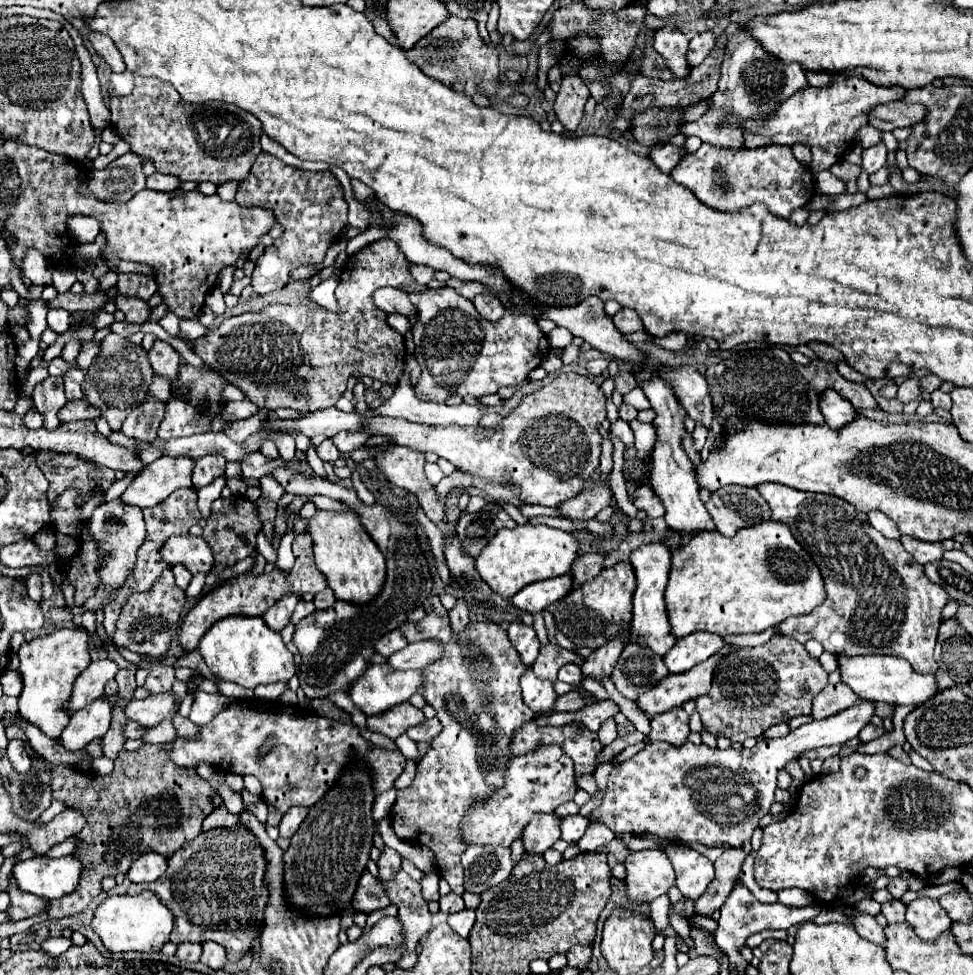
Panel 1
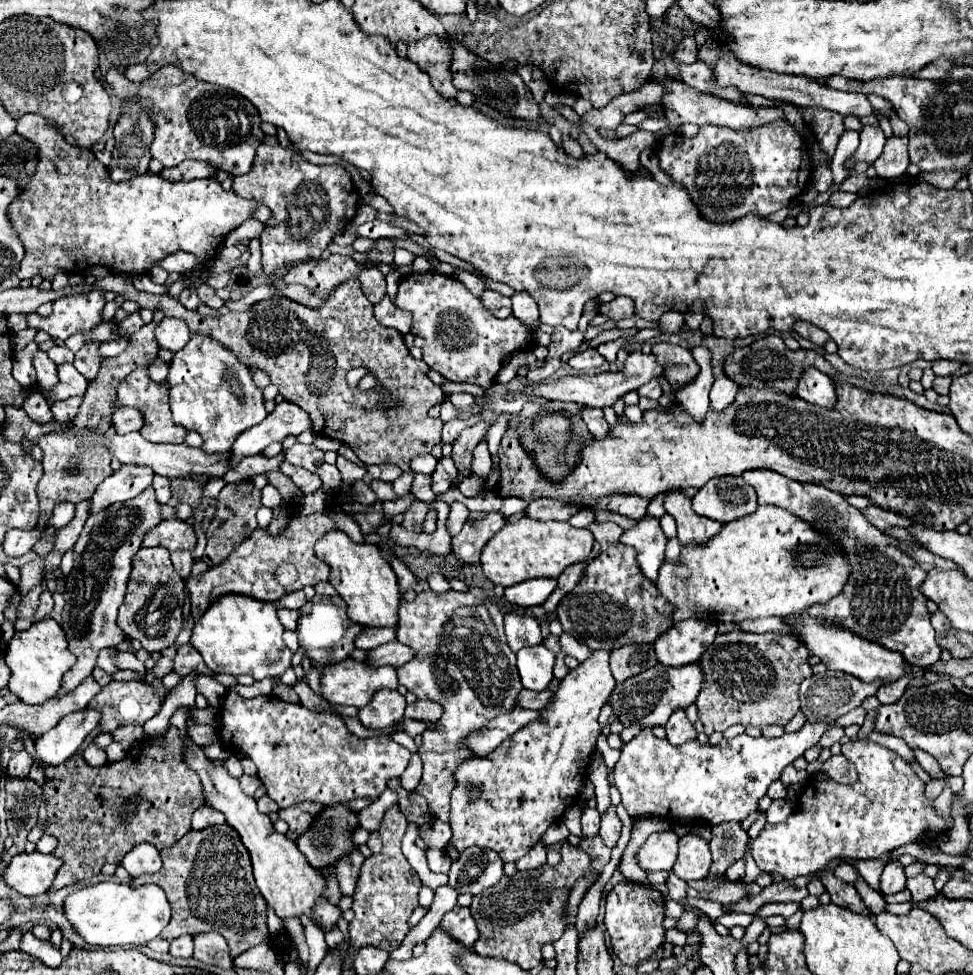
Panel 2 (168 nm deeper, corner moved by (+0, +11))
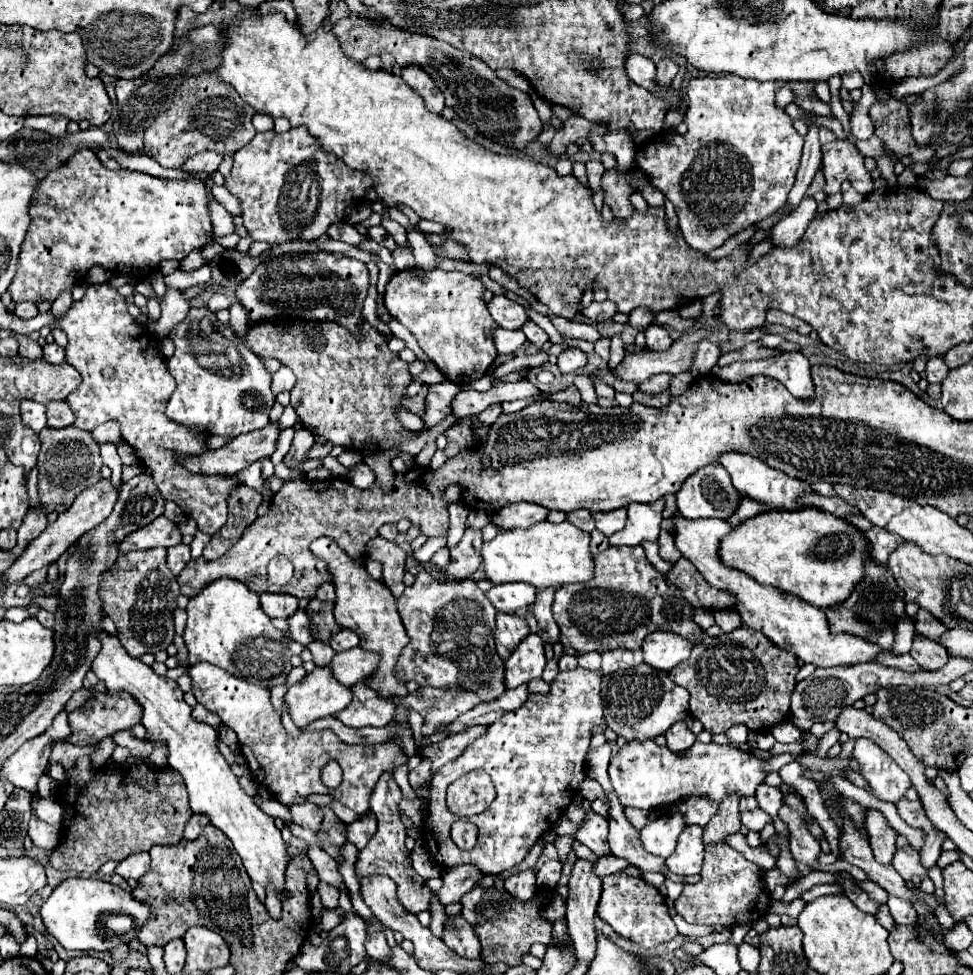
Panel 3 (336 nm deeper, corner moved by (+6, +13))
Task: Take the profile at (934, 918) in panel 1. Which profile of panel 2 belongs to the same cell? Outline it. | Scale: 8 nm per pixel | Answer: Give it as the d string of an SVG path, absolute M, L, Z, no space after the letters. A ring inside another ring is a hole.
M924 874L908 878L906 888L912 892L912 904L920 904L920 902L926 902L938 896L938 890L934 888L934 880Z

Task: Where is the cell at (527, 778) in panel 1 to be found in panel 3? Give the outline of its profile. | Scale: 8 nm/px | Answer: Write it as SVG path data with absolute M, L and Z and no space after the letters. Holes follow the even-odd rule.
M584 668L558 672L558 676L550 682L548 694L528 694L520 708L490 724L488 730L454 762L442 766L432 776L424 836L428 854L438 866L452 868L472 864L482 874L500 874L520 864L536 840L558 822L562 812L572 802L574 788L570 782L576 782L578 790L578 784L586 778L586 750L590 746L594 726L602 722L600 682L602 672ZM472 768L482 768L492 776L498 796L486 812L470 818L480 830L476 846L472 850L460 850L450 840L450 826L456 816L446 808L444 796L448 784Z

